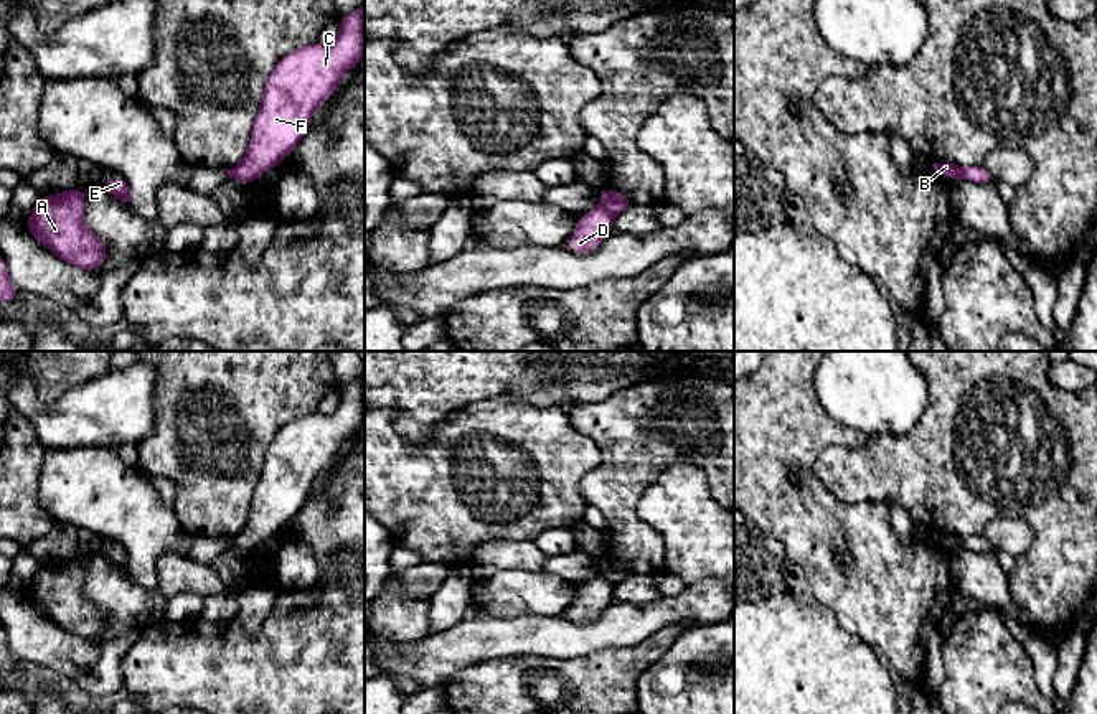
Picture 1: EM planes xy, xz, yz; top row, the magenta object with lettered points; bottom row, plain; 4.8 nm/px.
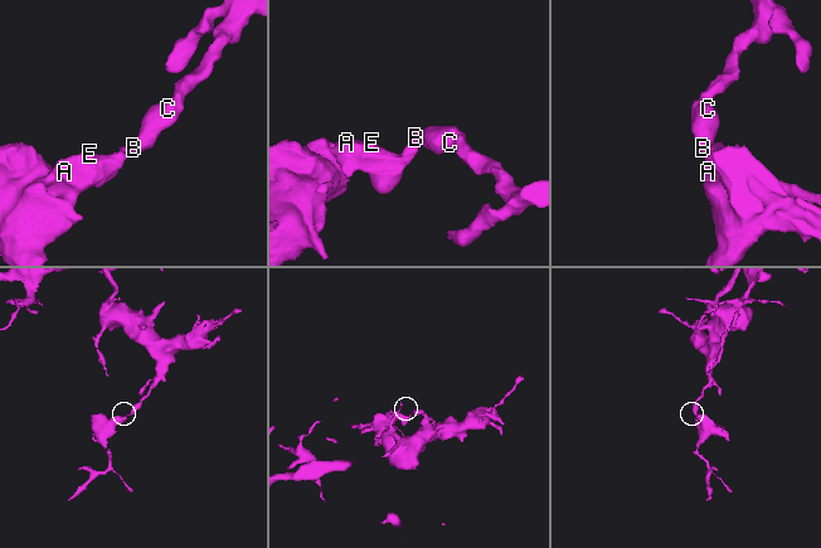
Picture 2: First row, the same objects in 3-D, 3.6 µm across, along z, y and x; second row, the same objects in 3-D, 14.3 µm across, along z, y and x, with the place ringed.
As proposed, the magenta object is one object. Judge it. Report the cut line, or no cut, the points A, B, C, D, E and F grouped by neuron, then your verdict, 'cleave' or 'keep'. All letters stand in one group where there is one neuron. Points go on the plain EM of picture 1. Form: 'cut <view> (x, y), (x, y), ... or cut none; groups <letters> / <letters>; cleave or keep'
cut xz (601, 574), (612, 584); groups A D E / B C F; cleave

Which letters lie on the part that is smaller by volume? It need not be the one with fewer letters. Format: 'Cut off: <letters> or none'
Cut off: A, D, E

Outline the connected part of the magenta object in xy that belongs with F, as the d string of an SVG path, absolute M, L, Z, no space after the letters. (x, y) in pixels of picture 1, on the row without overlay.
M365 374L340 388L340 406L333 414L315 412L285 424L266 450L247 521L233 538L233 546L241 552L252 552L264 539L279 536L305 505L317 477L333 463L348 439L360 435L363 419Z

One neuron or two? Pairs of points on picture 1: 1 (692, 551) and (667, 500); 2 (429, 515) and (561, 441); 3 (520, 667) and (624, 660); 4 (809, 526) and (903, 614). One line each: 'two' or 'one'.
1: one
2: one
3: one
4: one

